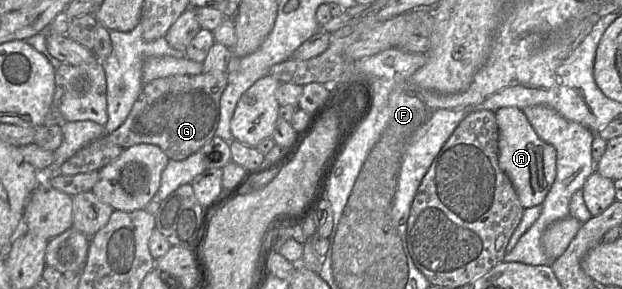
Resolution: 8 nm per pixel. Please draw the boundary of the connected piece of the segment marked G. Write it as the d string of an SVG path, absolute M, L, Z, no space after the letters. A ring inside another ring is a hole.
M227 71L155 79L143 85L126 120L117 130L106 134L106 138L122 149L152 144L161 148L169 159L184 160L214 137L220 119L220 99L227 84Z

